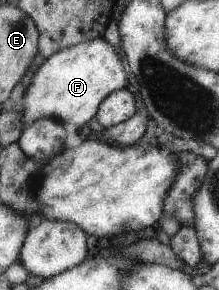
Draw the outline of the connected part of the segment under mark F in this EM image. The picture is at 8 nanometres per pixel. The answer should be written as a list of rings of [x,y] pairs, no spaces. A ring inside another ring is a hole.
[[[101,36],[58,50],[43,59],[22,98],[21,129],[40,117],[51,118],[62,125],[71,123],[80,128],[96,116],[99,103],[111,91],[123,88],[127,82],[127,72],[113,49]]]

